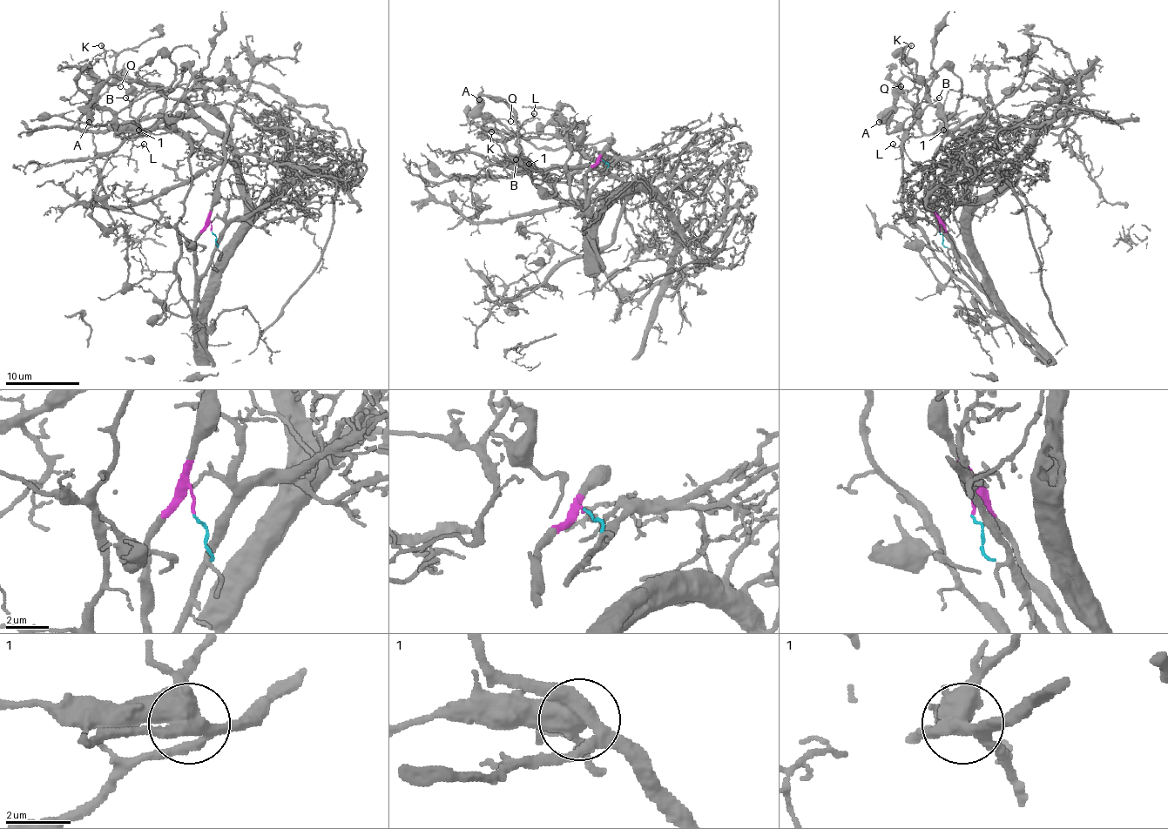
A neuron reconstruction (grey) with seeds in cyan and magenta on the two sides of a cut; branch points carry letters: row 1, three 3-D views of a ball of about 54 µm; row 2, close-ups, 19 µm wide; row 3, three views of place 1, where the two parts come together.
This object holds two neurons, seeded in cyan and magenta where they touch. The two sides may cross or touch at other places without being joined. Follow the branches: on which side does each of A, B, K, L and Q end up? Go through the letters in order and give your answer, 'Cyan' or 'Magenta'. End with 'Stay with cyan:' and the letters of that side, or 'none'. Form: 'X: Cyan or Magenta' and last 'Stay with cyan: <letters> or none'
A: Magenta
B: Cyan
K: Magenta
L: Cyan
Q: Magenta
Stay with cyan: B, L

